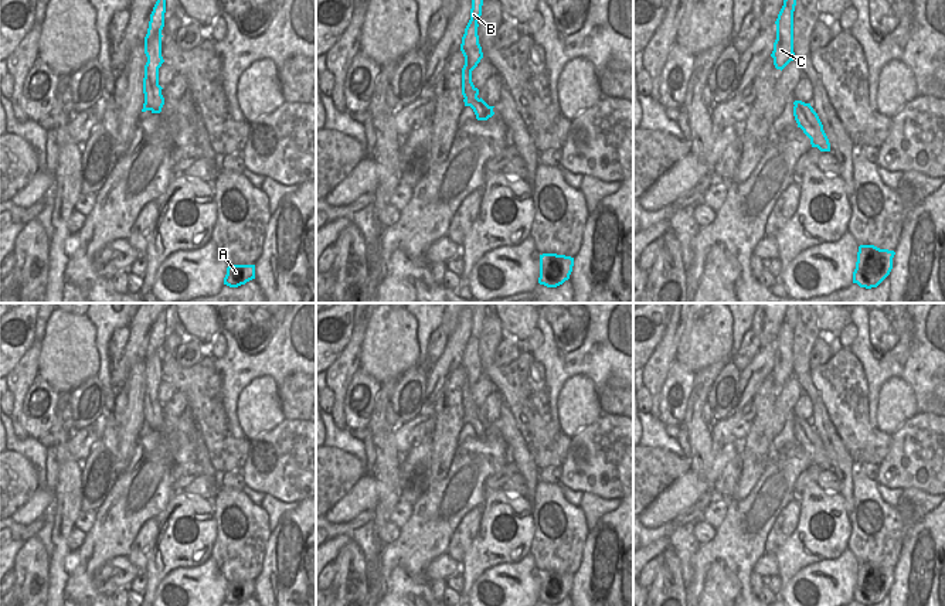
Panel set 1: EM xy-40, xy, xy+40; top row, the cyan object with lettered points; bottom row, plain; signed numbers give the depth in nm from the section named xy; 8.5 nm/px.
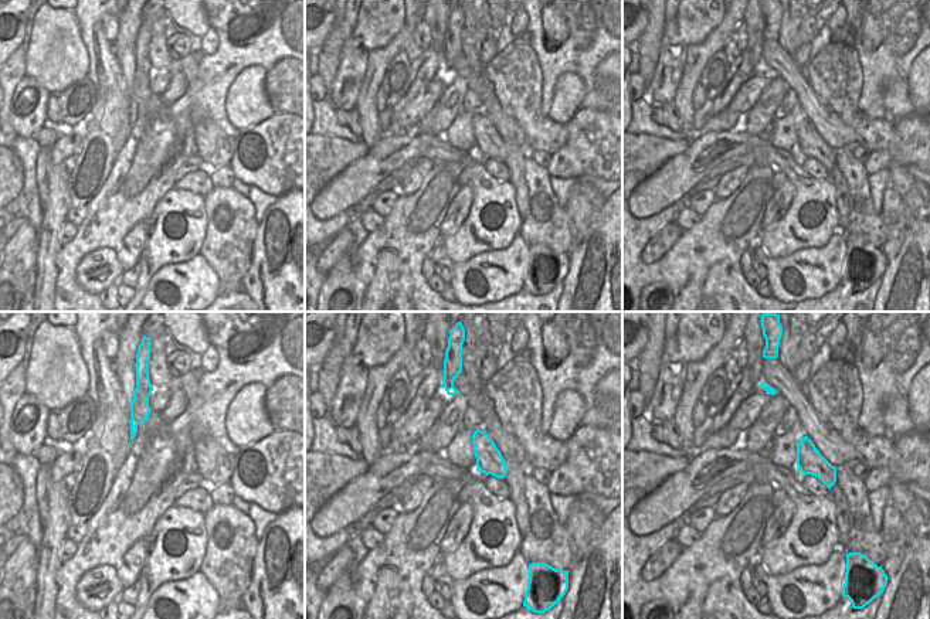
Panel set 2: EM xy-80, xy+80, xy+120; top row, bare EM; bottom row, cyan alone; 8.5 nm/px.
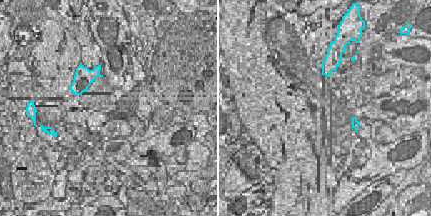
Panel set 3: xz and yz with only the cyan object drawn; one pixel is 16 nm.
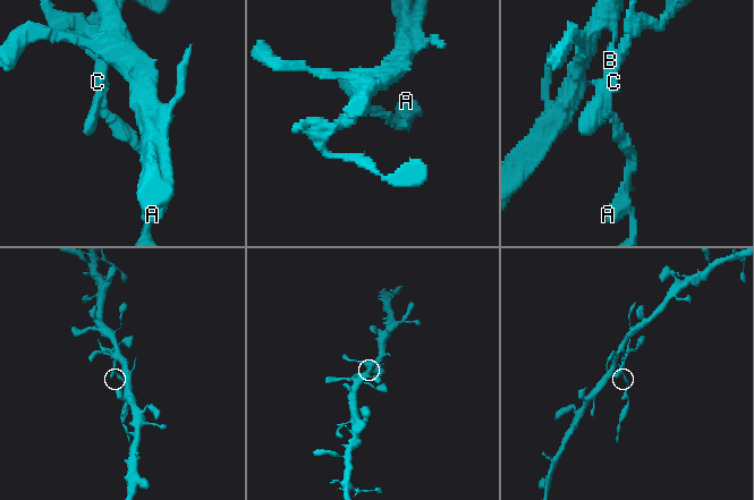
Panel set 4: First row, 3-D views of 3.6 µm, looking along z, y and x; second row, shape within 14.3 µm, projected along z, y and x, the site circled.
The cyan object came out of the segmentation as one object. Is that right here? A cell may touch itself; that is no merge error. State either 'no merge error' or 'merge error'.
merge error

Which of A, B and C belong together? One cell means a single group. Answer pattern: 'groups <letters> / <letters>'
groups A / B C

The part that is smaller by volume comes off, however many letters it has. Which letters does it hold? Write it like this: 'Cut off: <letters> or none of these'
Cut off: A

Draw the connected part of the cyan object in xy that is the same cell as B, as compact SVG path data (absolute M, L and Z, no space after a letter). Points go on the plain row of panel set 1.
M479 303L472 314L470 337L465 345L462 354L460 368L465 374L465 382L462 385L462 412L465 423L470 423L476 432L476 436L483 430L479 419L479 406L472 399L472 388L477 384L483 375L482 364L477 353L477 338L482 333L483 311L486 303Z

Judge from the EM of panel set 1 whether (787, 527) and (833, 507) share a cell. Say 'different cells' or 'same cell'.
different cells

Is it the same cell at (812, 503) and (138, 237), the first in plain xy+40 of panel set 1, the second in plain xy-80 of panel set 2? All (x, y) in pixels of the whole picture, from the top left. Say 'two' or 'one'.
two

